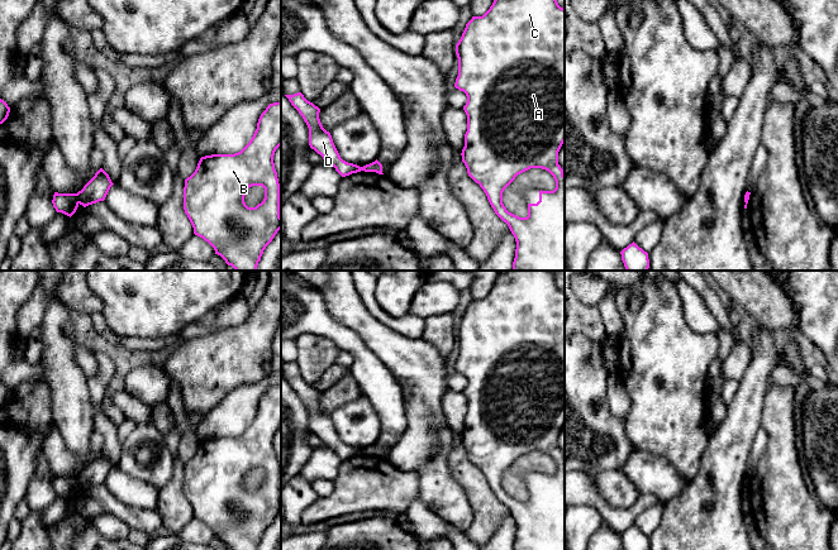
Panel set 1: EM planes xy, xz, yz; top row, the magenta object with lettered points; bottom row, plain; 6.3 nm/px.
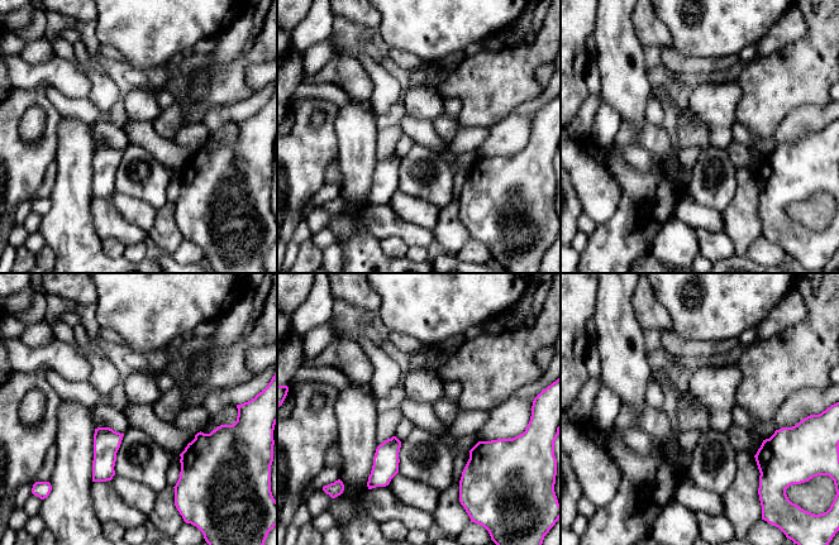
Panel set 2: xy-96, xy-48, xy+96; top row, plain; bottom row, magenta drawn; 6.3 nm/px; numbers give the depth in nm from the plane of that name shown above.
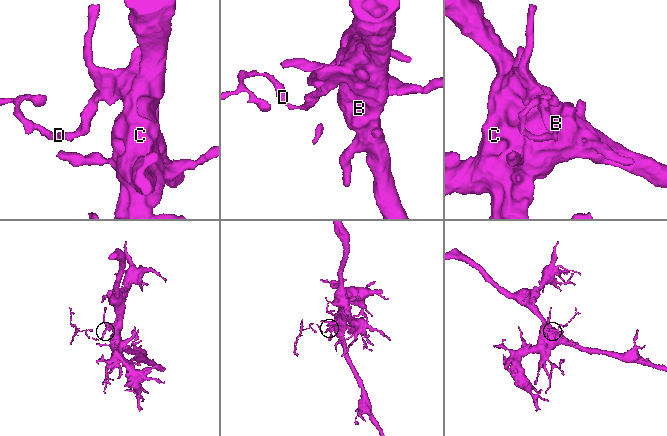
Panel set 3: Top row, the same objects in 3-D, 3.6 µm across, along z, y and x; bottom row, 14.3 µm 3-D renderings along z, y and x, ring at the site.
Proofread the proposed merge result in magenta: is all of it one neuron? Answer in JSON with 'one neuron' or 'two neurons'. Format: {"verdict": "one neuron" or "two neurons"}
{"verdict": "two neurons"}

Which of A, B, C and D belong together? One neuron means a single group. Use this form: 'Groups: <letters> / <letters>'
Groups: A B C / D

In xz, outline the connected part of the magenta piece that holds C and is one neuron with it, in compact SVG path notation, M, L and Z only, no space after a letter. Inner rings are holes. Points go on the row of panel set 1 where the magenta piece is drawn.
M494 0L490 9L482 16L472 16L466 24L461 39L456 44L458 58L458 76L454 87L463 91L467 102L463 110L467 115L467 131L465 134L465 147L462 149L462 162L467 168L468 176L480 185L487 196L487 200L495 214L508 224L516 241L515 258L511 271L565 271L565 174L558 164L558 152L565 143L565 9L557 0ZM530 168L542 168L548 171L554 181L553 191L539 191L539 201L528 204L528 216L519 217L506 210L503 204L504 190L515 180L515 177Z

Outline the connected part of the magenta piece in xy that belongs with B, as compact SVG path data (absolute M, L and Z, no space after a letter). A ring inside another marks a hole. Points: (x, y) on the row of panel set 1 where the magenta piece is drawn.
M273 102L261 114L252 139L241 152L201 157L195 172L185 180L184 210L194 234L208 241L235 271L257 271L263 250L281 229L280 183L273 163L280 145L281 102ZM252 186L265 188L265 199L256 207L244 202Z

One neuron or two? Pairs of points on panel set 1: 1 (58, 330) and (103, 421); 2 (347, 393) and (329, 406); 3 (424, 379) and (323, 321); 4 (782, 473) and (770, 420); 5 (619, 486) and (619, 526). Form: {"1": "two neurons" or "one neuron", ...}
{"1": "two neurons", "2": "one neuron", "3": "two neurons", "4": "one neuron", "5": "two neurons"}

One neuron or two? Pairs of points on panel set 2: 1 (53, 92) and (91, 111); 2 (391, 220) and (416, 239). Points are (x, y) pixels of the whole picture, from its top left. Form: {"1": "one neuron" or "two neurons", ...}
{"1": "one neuron", "2": "one neuron"}

